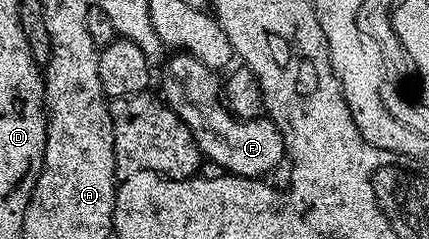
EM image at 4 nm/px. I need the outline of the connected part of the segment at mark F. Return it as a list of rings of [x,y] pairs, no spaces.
[[[189,55],[181,56],[174,57],[171,61],[169,58],[161,70],[162,100],[185,121],[207,162],[219,165],[222,168],[219,170],[236,177],[265,178],[280,163],[282,157],[286,156],[282,133],[265,116],[260,116],[255,121],[238,120],[223,102],[219,74]]]

